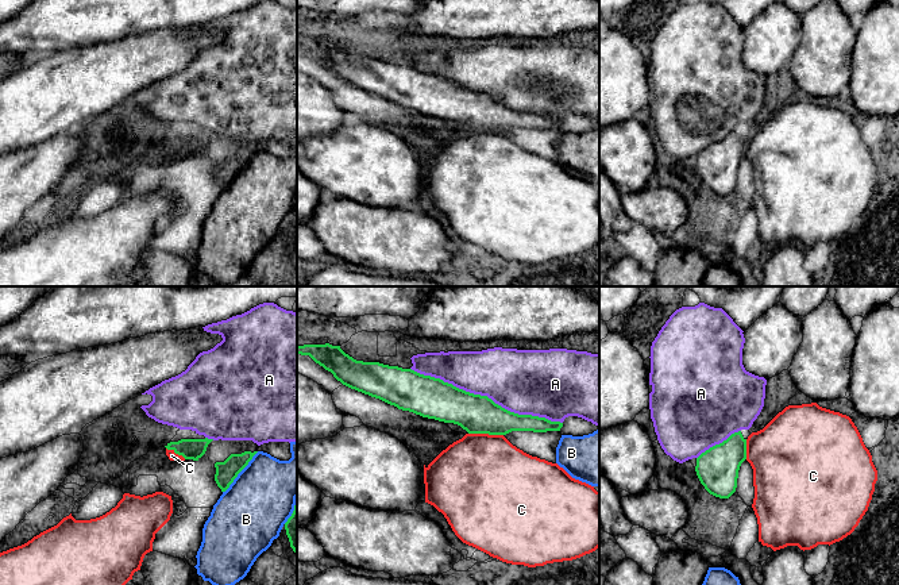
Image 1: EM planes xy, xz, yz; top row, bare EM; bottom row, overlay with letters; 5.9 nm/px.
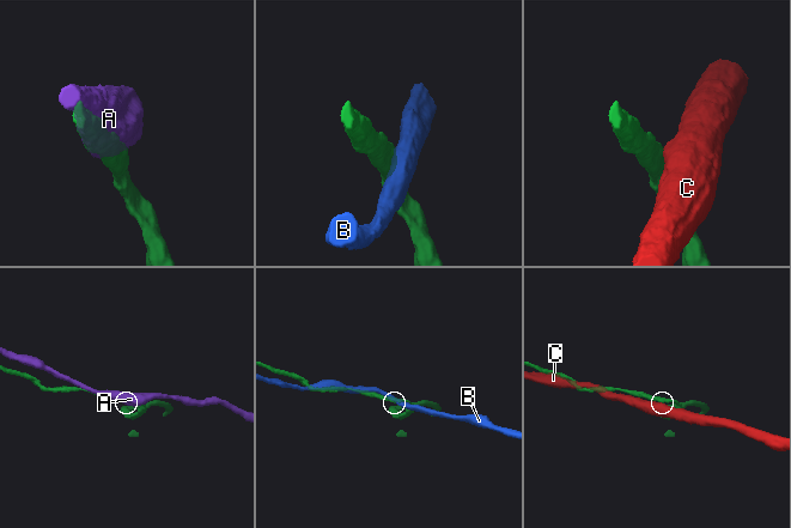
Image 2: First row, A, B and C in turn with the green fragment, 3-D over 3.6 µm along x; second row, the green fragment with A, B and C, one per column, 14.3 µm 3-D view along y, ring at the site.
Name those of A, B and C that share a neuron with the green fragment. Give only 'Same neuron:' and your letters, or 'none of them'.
Same neuron: none of them

